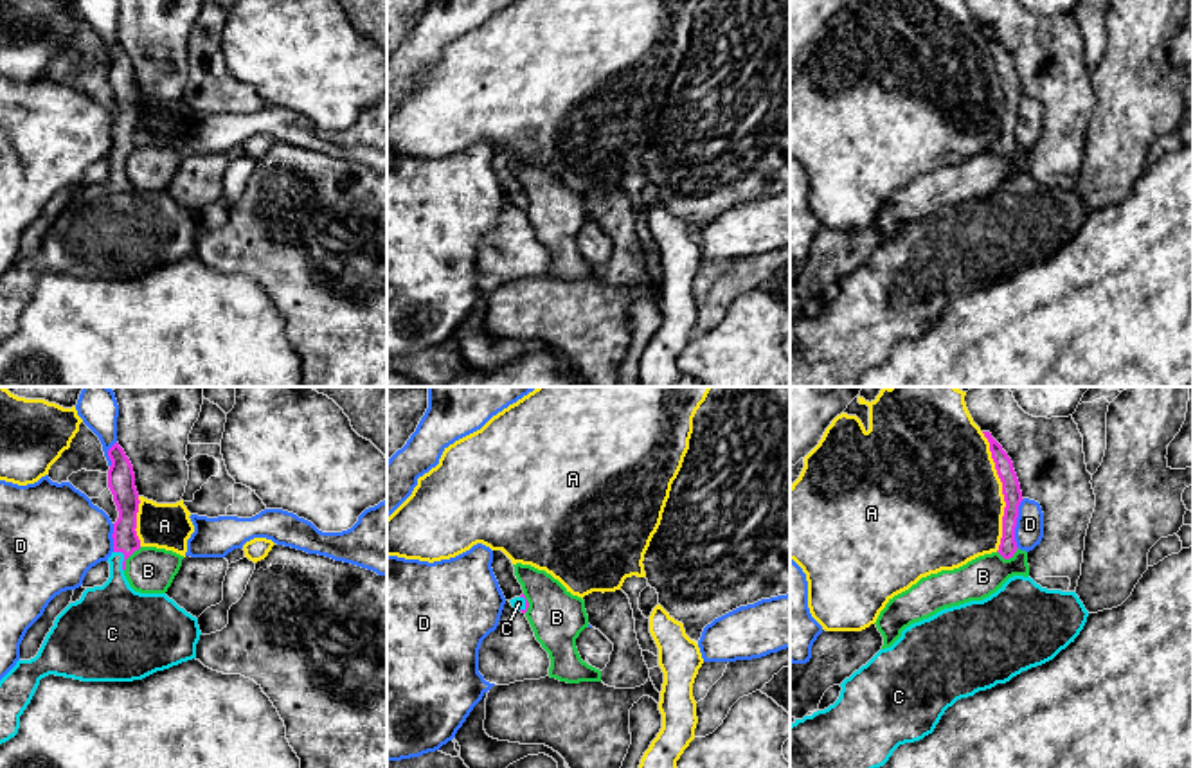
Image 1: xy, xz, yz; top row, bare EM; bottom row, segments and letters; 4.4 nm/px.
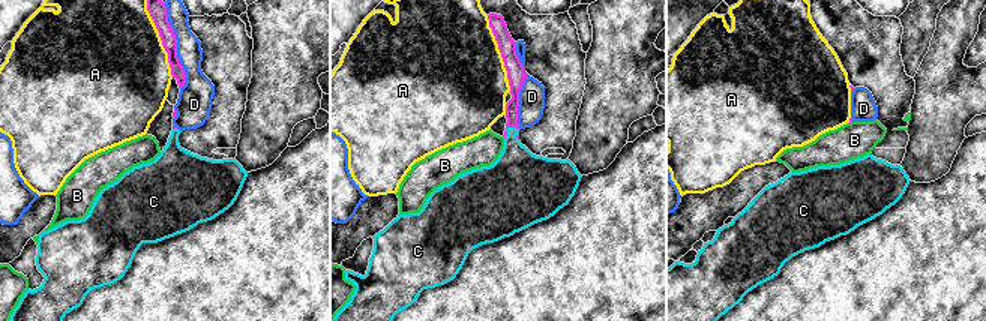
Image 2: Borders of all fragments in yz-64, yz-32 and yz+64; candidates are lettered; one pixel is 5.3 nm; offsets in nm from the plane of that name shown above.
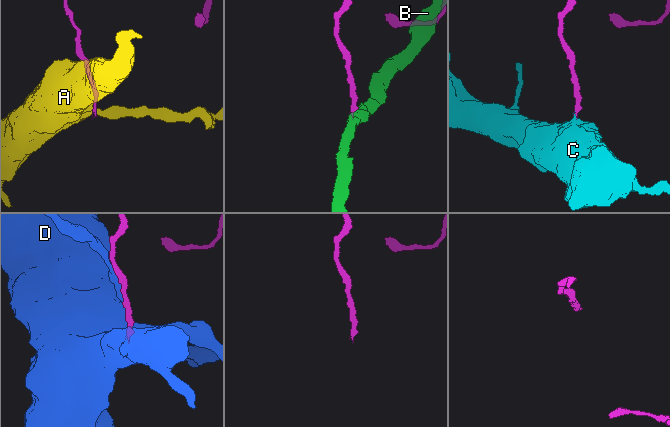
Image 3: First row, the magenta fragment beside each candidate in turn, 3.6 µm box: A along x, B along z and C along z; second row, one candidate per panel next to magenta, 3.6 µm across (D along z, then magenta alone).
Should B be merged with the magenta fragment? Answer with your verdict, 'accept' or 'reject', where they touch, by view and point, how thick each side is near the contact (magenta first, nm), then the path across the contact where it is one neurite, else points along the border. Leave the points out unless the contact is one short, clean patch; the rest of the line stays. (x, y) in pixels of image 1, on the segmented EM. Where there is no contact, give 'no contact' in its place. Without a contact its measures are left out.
reject; contact xy (128, 556); calibres 110 and 200 nm; border xy (141, 547), (126, 560), (125, 571)

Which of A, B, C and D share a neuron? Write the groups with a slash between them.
A / B / C / D

